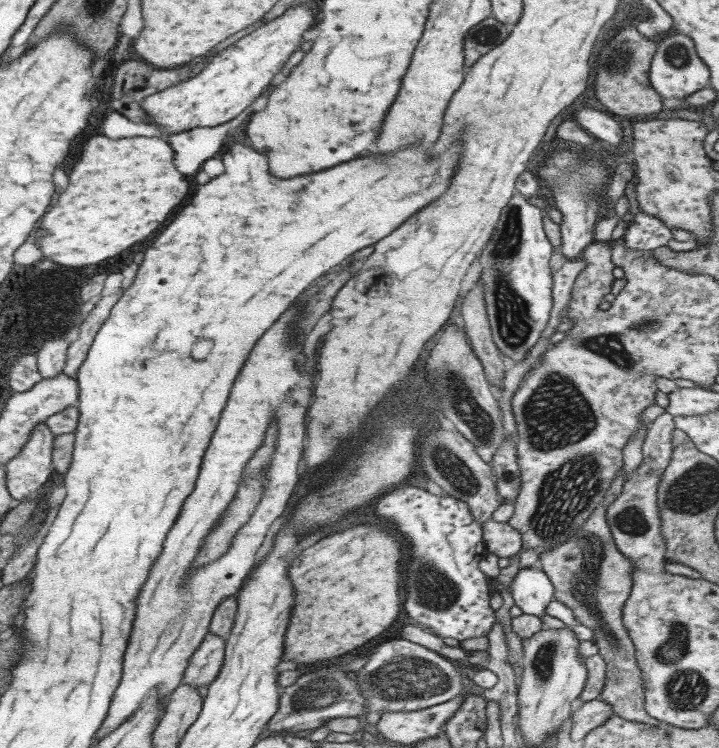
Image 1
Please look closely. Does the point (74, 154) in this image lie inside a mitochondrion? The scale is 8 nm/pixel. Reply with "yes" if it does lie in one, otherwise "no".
no

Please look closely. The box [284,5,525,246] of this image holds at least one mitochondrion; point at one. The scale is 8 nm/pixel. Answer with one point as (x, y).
(486, 35)

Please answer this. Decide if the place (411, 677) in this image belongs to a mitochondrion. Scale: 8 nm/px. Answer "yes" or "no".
yes

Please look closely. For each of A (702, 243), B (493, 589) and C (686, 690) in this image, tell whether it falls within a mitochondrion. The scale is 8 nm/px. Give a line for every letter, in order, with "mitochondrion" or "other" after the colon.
A: other
B: other
C: mitochondrion

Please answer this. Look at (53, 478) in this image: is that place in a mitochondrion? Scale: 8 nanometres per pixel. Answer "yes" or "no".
no

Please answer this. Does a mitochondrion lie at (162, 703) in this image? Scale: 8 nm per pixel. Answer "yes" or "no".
no

